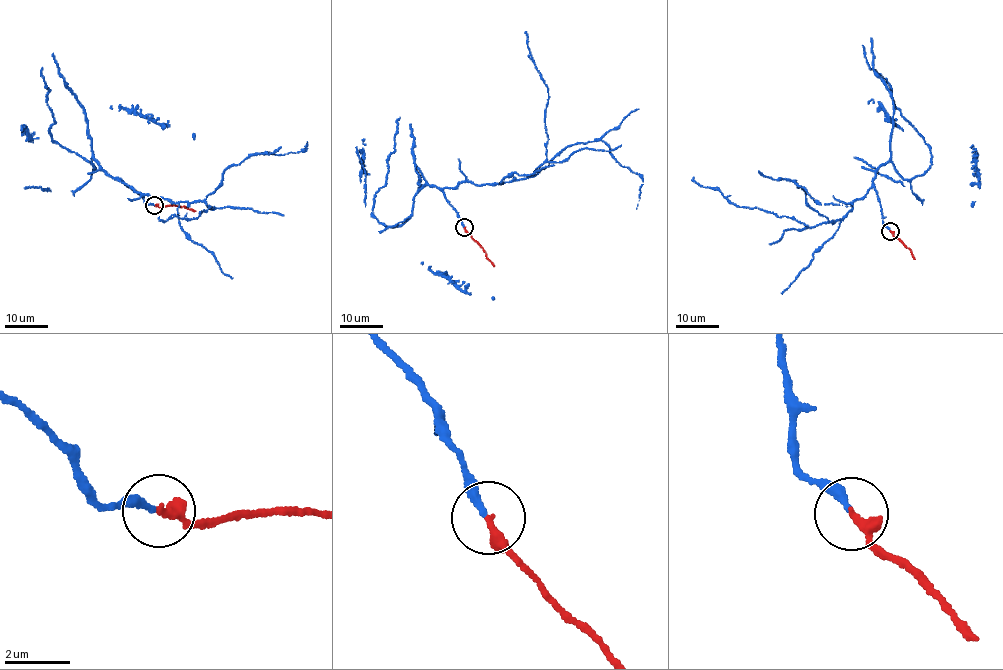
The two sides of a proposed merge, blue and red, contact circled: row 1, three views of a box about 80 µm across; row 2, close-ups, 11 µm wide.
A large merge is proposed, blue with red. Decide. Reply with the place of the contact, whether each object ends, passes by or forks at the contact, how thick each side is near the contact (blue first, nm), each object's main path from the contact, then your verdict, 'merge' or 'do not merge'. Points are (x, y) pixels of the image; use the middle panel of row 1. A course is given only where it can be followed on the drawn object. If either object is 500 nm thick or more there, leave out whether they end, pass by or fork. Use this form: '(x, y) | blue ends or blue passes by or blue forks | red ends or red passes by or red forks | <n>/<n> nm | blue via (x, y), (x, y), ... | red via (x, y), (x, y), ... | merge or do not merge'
(464, 227) | blue ends | red ends | 240/300 nm | blue via (464, 227), (442, 190), (536, 176), (562, 149), (600, 140), (642, 179), (636, 209) | red via (464, 227), (494, 266) | merge

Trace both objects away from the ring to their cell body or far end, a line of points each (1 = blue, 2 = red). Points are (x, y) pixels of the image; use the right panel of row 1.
1: (890, 231), (873, 187), (841, 221), (829, 223), (794, 182), (819, 203), (851, 206)
2: (890, 231), (909, 248), (915, 259)

